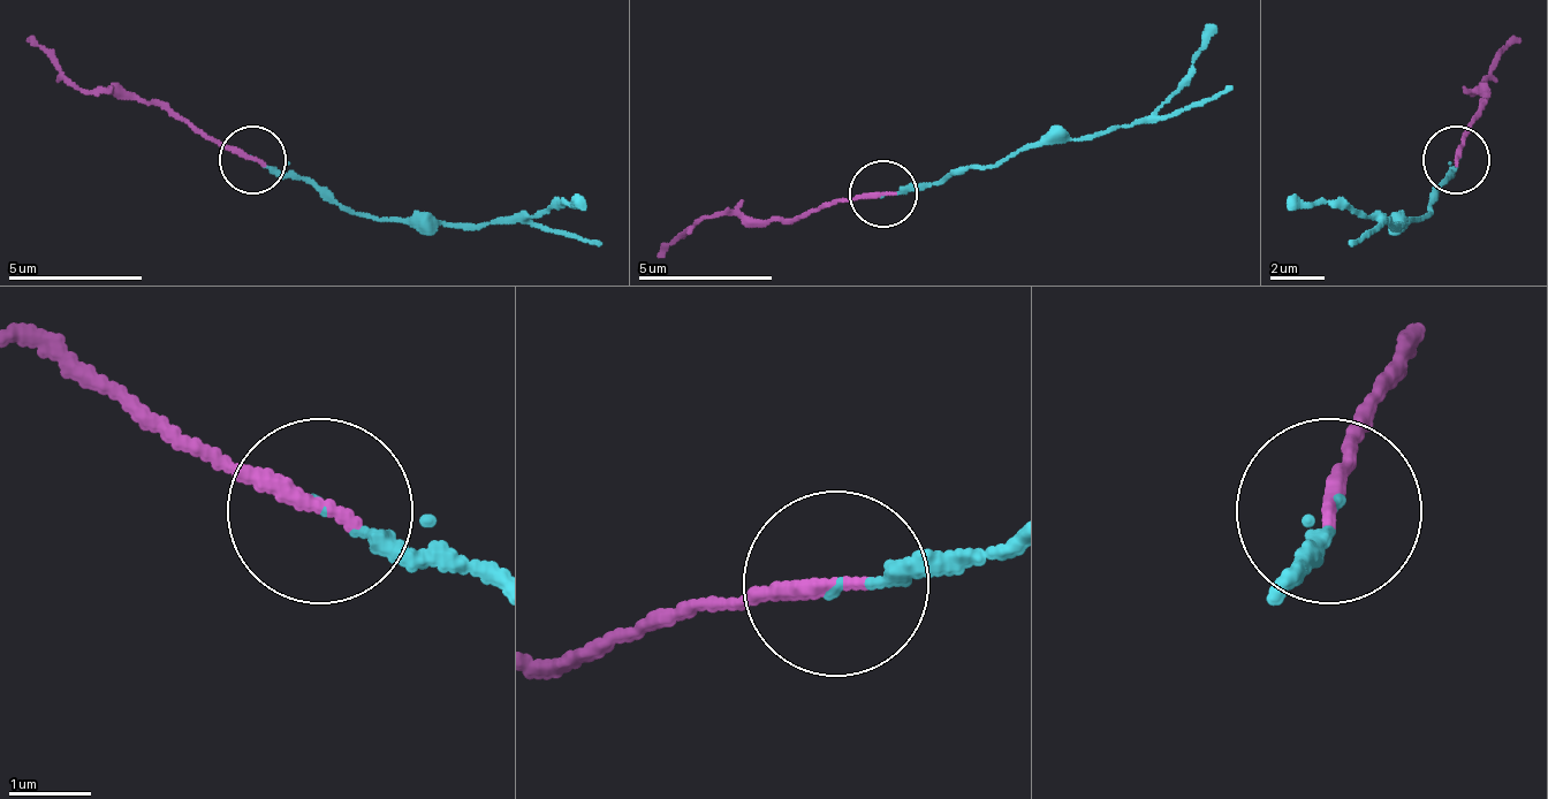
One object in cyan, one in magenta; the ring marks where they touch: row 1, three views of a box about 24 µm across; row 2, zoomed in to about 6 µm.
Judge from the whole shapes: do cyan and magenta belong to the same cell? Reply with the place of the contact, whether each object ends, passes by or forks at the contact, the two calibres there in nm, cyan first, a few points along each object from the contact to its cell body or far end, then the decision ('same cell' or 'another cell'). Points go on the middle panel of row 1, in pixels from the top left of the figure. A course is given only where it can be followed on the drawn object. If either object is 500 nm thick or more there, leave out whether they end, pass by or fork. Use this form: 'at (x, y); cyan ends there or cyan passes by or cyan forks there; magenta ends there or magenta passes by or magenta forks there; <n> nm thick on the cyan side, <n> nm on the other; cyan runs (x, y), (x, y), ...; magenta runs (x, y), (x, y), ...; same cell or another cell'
at (882, 193); cyan ends there; magenta ends there; 120 nm thick on the cyan side, 240 nm on the other; cyan runs (881, 191), (942, 184), (988, 165), (1137, 124), (1191, 70), (1218, 23); magenta runs (881, 191), (794, 219), (713, 212), (659, 252); same cell

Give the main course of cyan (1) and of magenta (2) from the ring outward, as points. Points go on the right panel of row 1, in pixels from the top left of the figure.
1: (1455, 161), (1427, 215), (1387, 222), (1334, 202), (1287, 208)
2: (1455, 161), (1481, 107), (1474, 94), (1515, 33)

